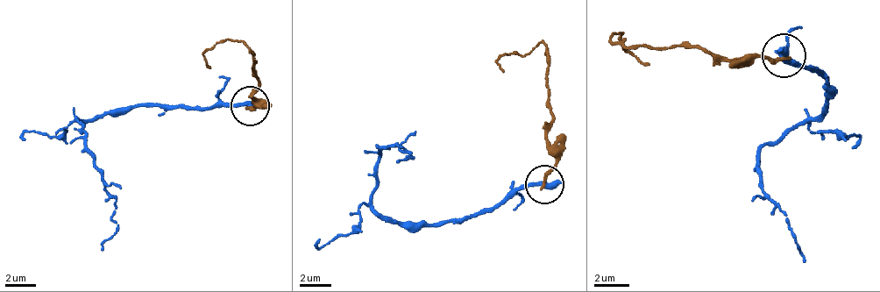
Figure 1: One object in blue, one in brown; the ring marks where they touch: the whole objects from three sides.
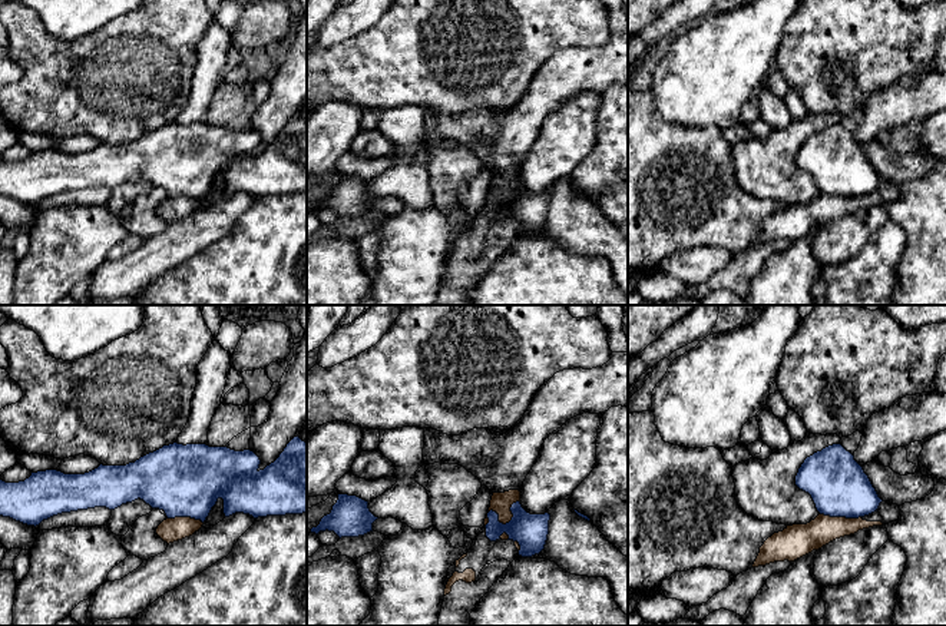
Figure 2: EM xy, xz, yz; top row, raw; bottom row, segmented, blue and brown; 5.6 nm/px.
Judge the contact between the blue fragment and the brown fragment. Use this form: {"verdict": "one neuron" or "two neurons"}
{"verdict": "two neurons"}

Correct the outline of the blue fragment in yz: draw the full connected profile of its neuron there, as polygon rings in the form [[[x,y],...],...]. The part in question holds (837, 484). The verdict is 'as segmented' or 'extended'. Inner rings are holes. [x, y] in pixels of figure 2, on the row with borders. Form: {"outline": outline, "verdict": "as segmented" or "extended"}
{"outline": [[[841,444],[807,457],[796,486],[808,493],[820,514],[859,519],[877,511],[883,501],[863,467]]], "verdict": "as segmented"}

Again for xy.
{"outline": [[[294,437],[280,457],[259,468],[259,457],[251,451],[206,444],[169,444],[126,466],[103,466],[85,474],[64,474],[57,470],[32,473],[19,483],[0,480],[0,516],[27,526],[62,513],[106,507],[143,500],[152,509],[163,510],[168,519],[191,517],[202,523],[219,499],[224,514],[249,514],[254,519],[307,513],[307,443]]], "verdict": "as segmented"}

